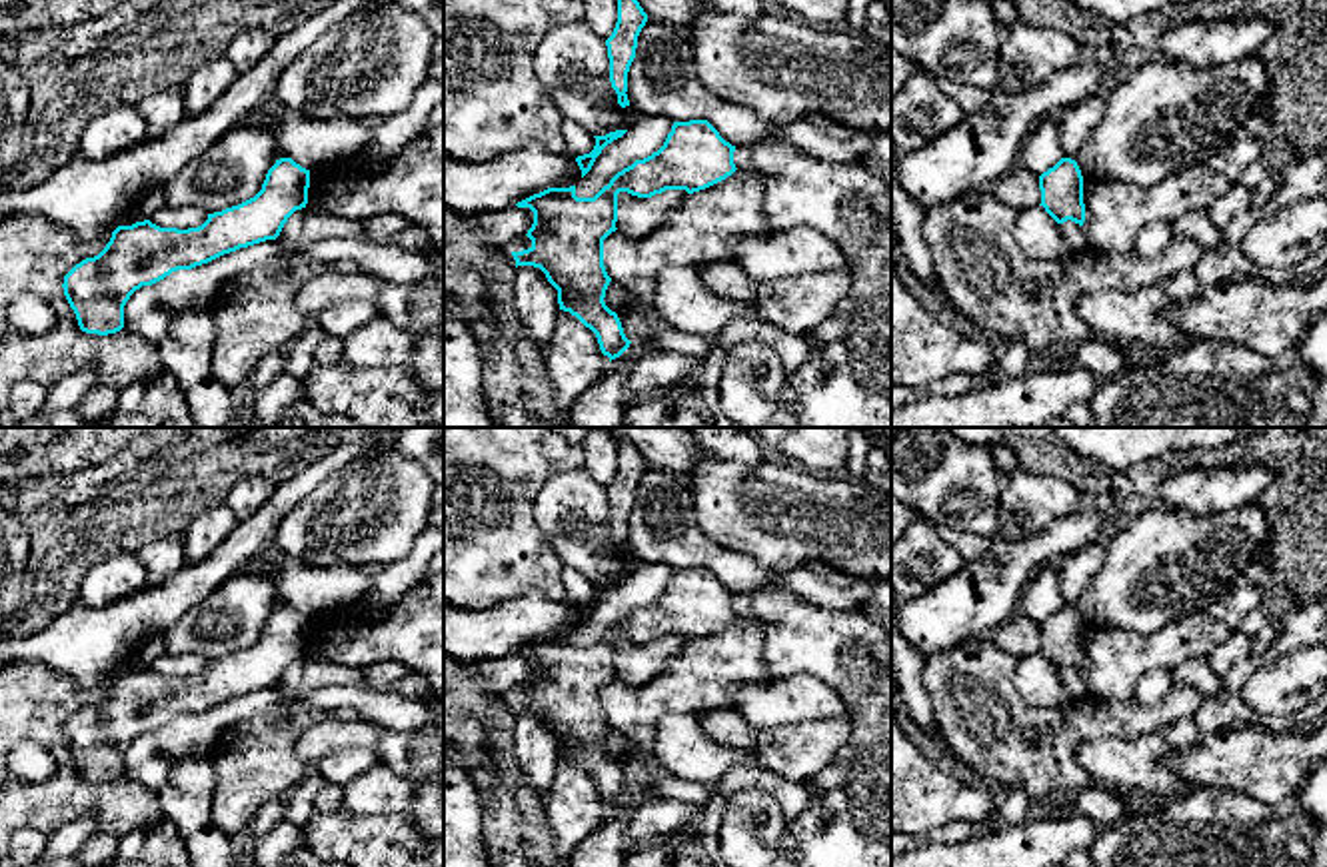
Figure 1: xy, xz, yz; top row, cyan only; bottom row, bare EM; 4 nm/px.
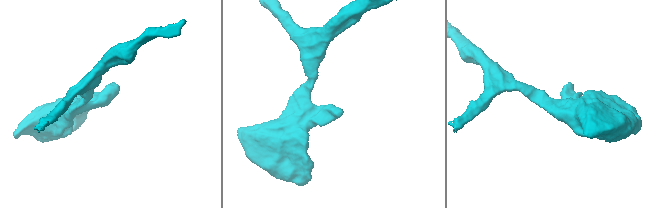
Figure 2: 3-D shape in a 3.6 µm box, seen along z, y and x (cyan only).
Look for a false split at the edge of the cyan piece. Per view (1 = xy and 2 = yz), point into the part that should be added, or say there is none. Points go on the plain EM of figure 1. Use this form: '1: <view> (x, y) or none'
1: none
2: none

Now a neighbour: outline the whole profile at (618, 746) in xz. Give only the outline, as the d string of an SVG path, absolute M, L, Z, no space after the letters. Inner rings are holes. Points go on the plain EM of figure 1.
M614 727L610 729L606 737L604 749L616 761L624 761L638 751L636 743L630 737L616 731Z

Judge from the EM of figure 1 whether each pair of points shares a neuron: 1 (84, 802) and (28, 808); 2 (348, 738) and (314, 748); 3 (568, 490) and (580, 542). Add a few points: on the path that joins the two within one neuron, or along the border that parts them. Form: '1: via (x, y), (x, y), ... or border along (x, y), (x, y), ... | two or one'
1: via (70, 802), (42, 806) | one
2: via (340, 738), (322, 740) | one
3: via (570, 502), (578, 530) | one

